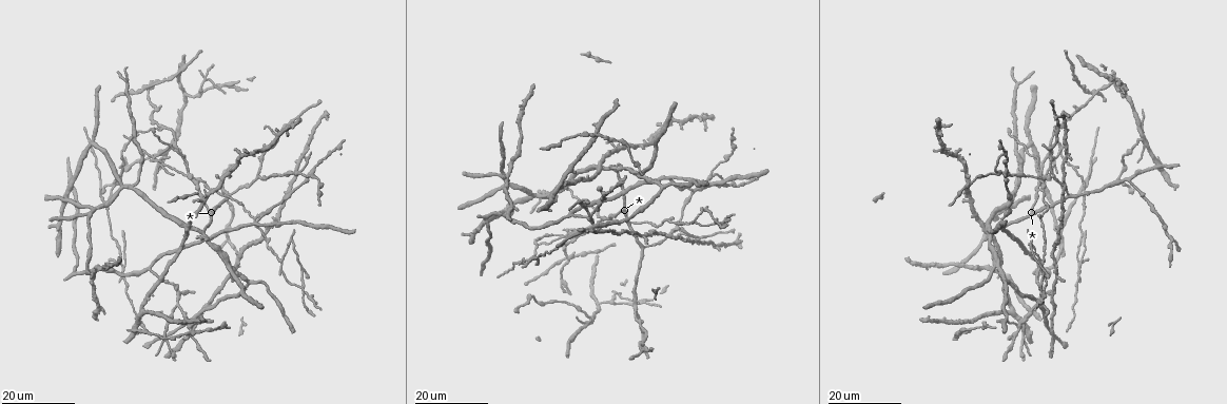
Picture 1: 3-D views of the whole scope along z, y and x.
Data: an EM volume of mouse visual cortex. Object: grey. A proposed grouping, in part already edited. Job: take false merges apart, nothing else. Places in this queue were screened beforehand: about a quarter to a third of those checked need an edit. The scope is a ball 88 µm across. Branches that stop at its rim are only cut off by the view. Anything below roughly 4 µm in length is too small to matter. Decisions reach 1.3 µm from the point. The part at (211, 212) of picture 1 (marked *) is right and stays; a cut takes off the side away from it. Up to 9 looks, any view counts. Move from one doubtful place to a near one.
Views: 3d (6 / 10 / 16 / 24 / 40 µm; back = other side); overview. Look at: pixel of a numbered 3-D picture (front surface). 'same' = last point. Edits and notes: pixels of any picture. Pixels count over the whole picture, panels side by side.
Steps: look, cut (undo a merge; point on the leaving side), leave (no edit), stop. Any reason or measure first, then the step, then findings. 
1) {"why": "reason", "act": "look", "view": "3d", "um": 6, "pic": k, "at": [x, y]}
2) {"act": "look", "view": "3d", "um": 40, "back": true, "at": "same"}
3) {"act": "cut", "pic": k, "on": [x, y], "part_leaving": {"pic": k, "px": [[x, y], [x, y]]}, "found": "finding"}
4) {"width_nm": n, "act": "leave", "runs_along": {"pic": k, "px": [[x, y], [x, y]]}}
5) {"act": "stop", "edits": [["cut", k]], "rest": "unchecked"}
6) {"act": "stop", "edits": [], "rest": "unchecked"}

{"why": "a fork", "act": "look", "view": "3d", "um": 24, "pic": 1, "at": [1059, 275]}

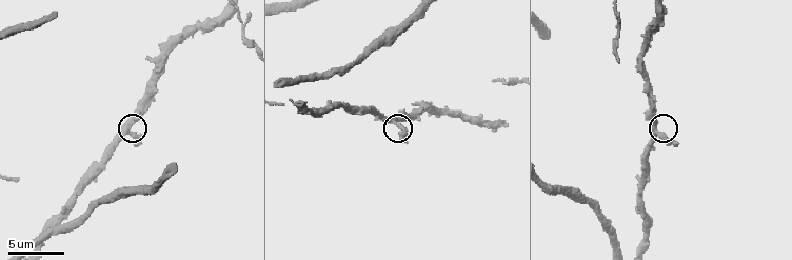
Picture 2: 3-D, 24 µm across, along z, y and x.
{"why": "zoom in", "act": "look", "view": "3d", "um": 6, "pic": 2, "at": [394, 121]}

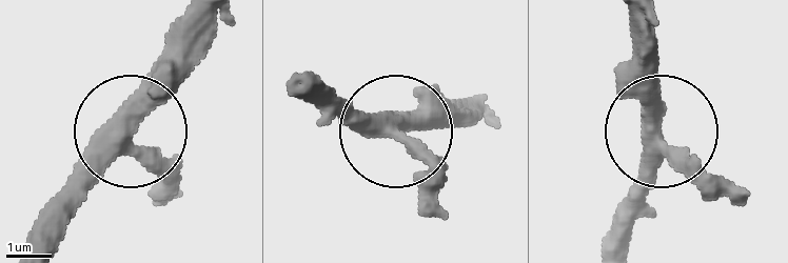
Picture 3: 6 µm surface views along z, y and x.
{"act": "leave", "runs_along": {"pic": 3, "px": [[610, 241], [655, 136], [731, 203]]}, "found": "continuous, no second neuron"}

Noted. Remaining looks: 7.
{"why": "side arm on a straight run", "act": "look", "view": "3d", "um": 16, "pic": 1, "at": [187, 173]}

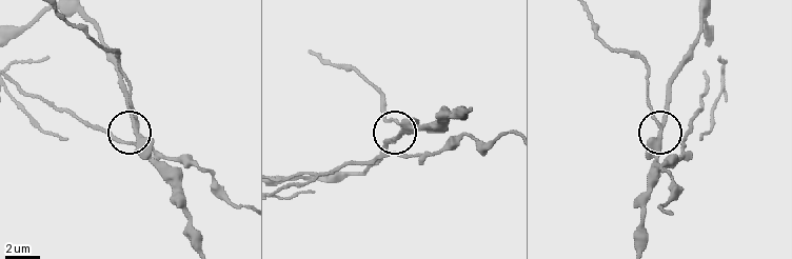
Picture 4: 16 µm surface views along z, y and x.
{"act": "look", "view": "3d", "um": 10, "pic": 4, "at": [133, 120]}

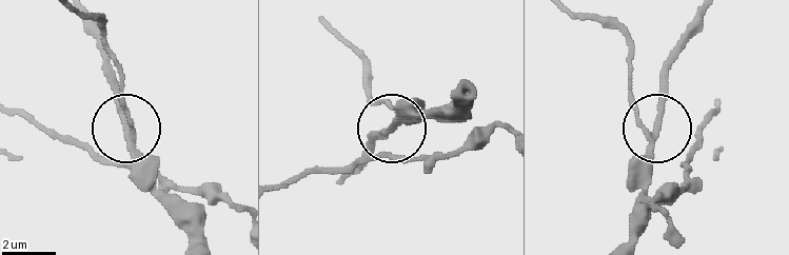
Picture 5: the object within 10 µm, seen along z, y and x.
{"act": "cut", "pic": 5, "on": [387, 104], "part_leaving": {"pic": 5, "px": [[648, 139], [628, 86], [626, 39], [580, 17]]}, "found": "a second neuron is stuck on"}

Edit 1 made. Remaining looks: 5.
{"why": "four-way junction", "act": "look", "view": "3d", "um": 24, "pic": 1, "at": [175, 145]}

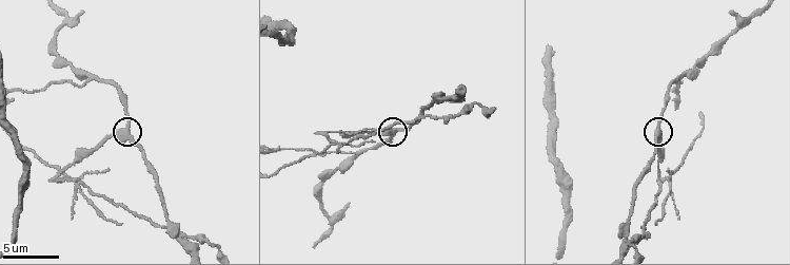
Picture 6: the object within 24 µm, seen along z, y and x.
{"why": "closer look", "act": "look", "view": "3d", "um": 6, "pic": 6, "at": [656, 130]}

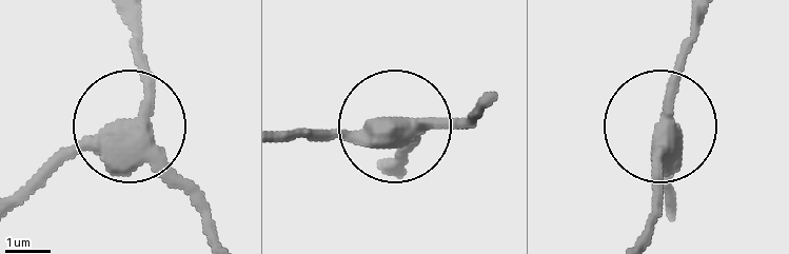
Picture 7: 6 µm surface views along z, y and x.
{"width_nm": 400, "act": "leave", "runs_along": {"pic": 7, "px": [[490, 94], [456, 123], [282, 135]]}, "found": "all the same neuron"}

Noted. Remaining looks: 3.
{"why": "thin arm on a thick one", "act": "look", "view": "3d", "um": 24, "pic": 1, "at": [709, 177]}

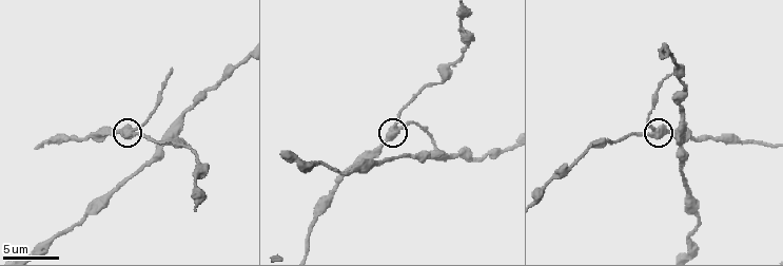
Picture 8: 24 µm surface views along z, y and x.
{"act": "look", "view": "3d", "um": 10, "pic": 8, "at": [650, 131]}

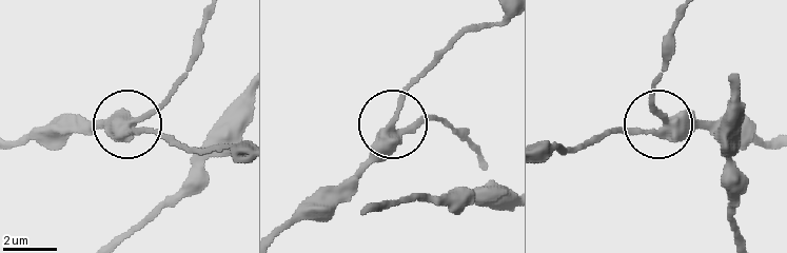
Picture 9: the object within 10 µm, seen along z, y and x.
{"act": "look", "view": "3d", "um": 10, "back": true, "pic": 9, "at": [391, 125]}

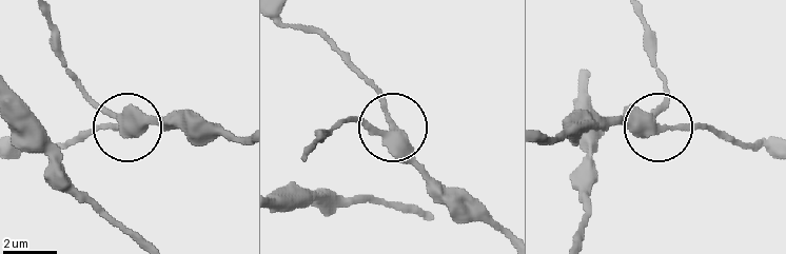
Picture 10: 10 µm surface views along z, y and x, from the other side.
{"act": "leave", "runs_along": {"pic": 10, "px": [[503, 238], [401, 136], [335, 122]]}, "found": "one neuron here"}

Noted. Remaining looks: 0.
{"act": "stop", "edits": [["cut", 5]], "rest": "unchecked"}

